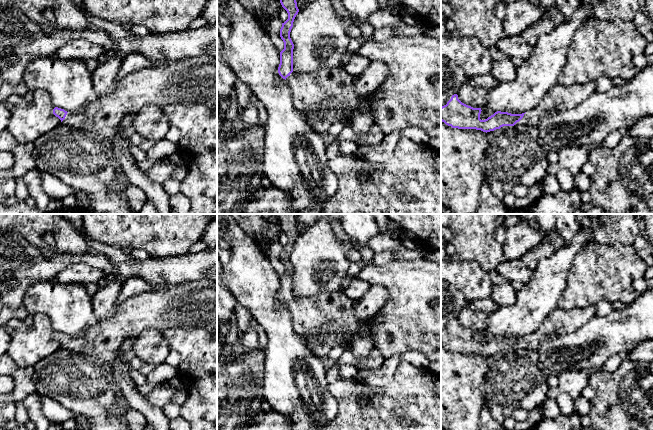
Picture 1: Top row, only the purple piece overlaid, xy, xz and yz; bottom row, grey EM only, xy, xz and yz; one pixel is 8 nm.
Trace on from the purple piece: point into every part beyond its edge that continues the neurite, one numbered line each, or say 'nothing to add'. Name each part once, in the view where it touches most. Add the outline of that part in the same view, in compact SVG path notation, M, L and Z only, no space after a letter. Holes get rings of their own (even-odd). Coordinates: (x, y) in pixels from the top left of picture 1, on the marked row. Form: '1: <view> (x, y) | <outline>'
1: xz (324, 96) | M343 66L338 68L319 69L313 72L302 73L293 71L287 78L286 82L291 90L293 104L296 110L305 117L307 123L318 133L323 134L328 131L329 127L340 119L343 119L346 115L352 117L353 113L358 109L359 105L365 100L371 106L371 112L373 113L372 103L376 95L381 91L381 87L374 93L365 97L361 97L356 93L356 81L358 76L352 76L348 74Z

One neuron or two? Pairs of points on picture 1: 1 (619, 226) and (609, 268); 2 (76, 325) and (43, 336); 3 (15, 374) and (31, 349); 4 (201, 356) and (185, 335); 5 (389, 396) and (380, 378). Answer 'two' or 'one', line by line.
1: two
2: two
3: two
4: one
5: two

